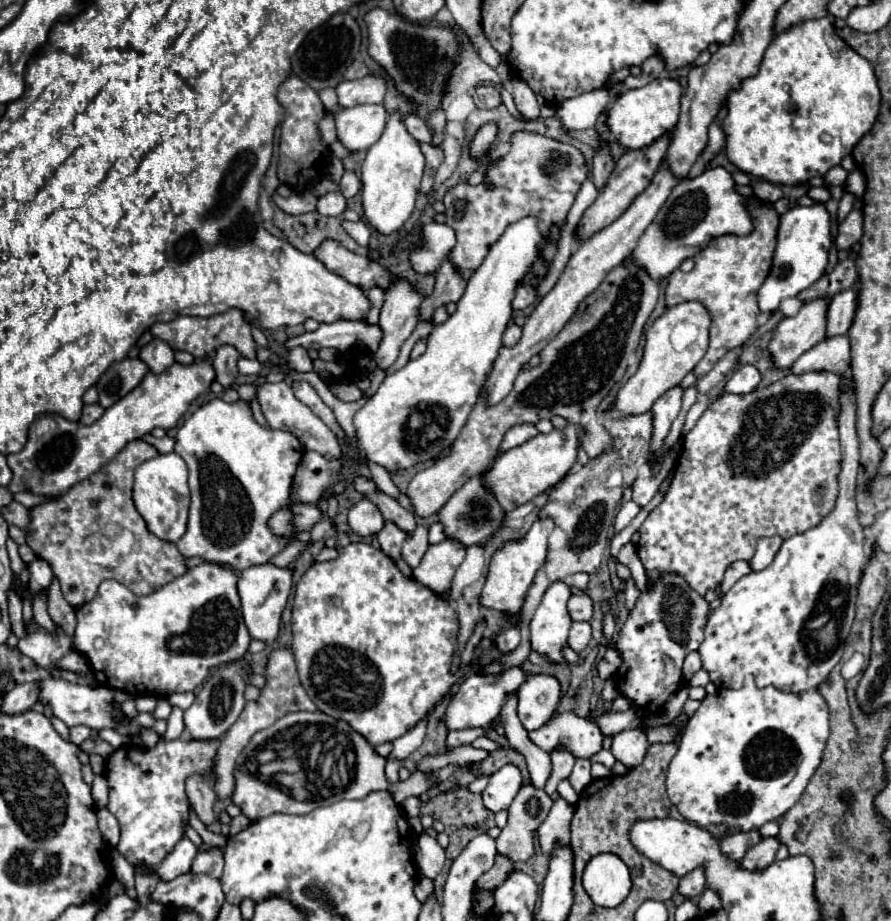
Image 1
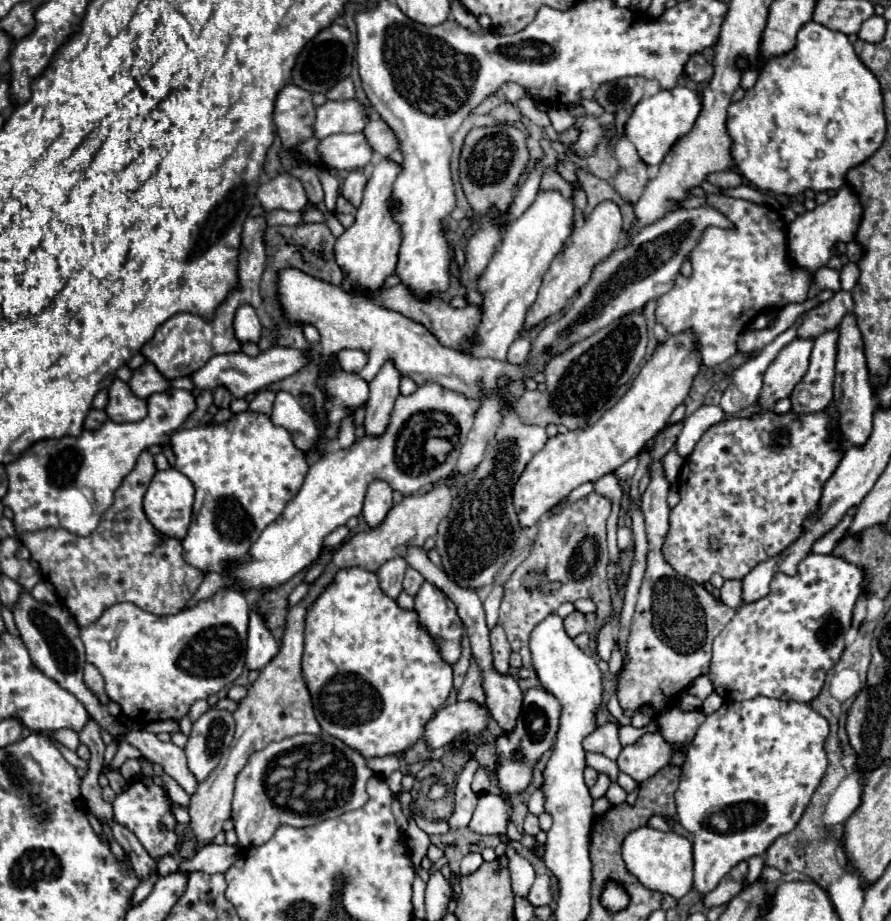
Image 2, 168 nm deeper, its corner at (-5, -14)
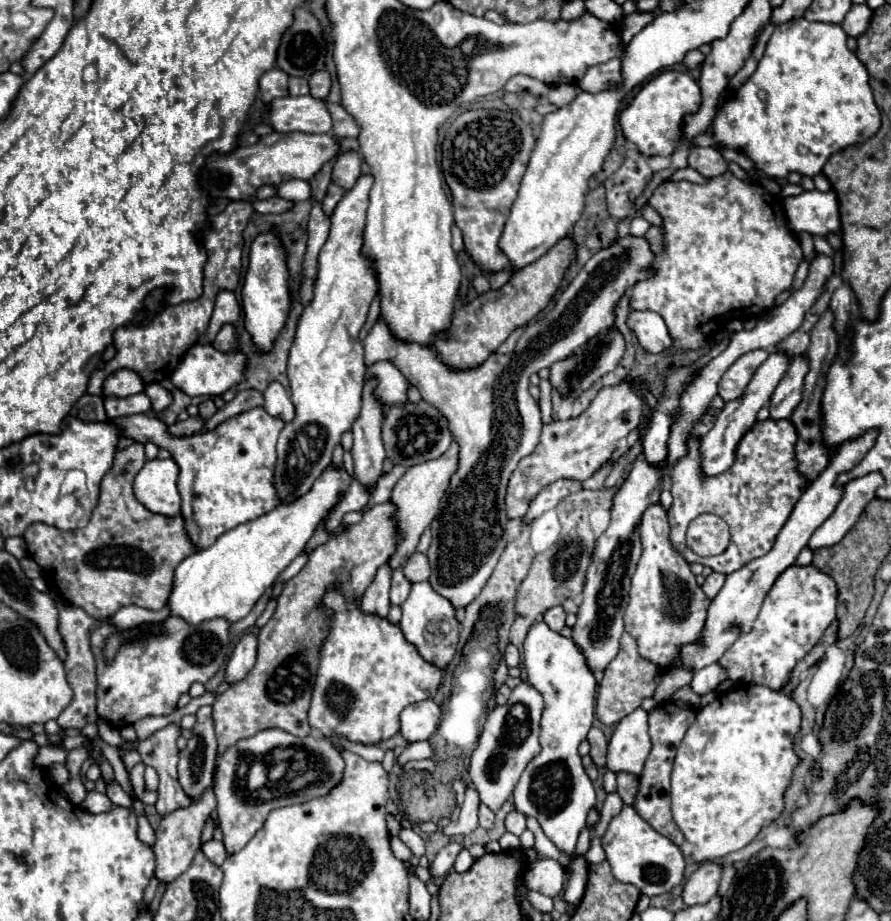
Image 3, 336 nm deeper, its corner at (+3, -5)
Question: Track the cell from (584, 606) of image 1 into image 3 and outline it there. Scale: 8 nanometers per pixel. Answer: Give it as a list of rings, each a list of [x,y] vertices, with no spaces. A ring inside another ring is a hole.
[[[558,605],[558,607],[552,607],[552,609],[548,609],[548,611],[544,613],[544,621],[548,623],[550,629],[562,631],[564,625],[566,625],[566,613],[564,613],[564,609],[562,609],[560,605]]]

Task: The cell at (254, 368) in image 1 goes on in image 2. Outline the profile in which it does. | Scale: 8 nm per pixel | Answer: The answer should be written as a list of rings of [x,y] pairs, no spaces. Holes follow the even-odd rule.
[[[268,348],[266,352],[260,352],[256,358],[246,356],[244,352],[220,354],[220,356],[214,356],[212,360],[208,360],[208,364],[204,368],[194,372],[192,382],[198,390],[212,392],[218,386],[224,386],[230,390],[230,394],[234,398],[246,398],[248,394],[264,390],[272,382],[292,376],[292,372],[296,372],[296,368],[300,368],[300,364],[304,364],[304,356],[300,356],[300,352],[288,352],[288,348]]]

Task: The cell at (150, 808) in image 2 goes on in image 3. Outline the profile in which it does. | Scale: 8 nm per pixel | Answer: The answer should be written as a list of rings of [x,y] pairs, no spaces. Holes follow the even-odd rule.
[[[90,791],[88,797],[82,803],[82,809],[86,809],[88,813],[108,813],[112,809],[116,809],[116,805],[108,799],[106,793],[100,791]]]

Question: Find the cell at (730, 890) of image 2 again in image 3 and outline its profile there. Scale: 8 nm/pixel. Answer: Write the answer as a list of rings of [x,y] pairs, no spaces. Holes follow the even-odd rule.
[[[718,863],[700,865],[684,885],[684,893],[682,893],[684,903],[686,905],[708,903],[718,891],[720,875],[722,875],[722,865],[718,865]]]

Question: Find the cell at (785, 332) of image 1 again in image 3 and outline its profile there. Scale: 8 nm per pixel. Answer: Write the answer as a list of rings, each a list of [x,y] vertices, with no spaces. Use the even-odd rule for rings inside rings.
[[[772,351],[768,355],[768,359],[756,369],[752,381],[748,383],[744,395],[740,399],[734,399],[734,401],[728,401],[722,409],[722,413],[718,415],[714,427],[702,437],[702,443],[700,443],[700,453],[702,453],[702,467],[704,467],[704,473],[706,475],[718,475],[722,471],[726,471],[732,463],[734,463],[734,451],[736,451],[736,445],[740,441],[740,437],[756,423],[756,415],[758,411],[768,403],[768,399],[772,397],[772,391],[776,389],[776,383],[780,383],[780,379],[784,377],[786,369],[790,365],[790,357],[782,351]]]

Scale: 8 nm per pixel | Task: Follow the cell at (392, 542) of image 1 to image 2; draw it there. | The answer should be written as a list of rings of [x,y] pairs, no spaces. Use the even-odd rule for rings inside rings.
[[[396,558],[396,560],[388,560],[388,564],[382,564],[378,570],[378,582],[382,592],[396,600],[398,594],[402,592],[402,580],[404,580],[404,572],[406,572],[408,564],[404,558]]]

